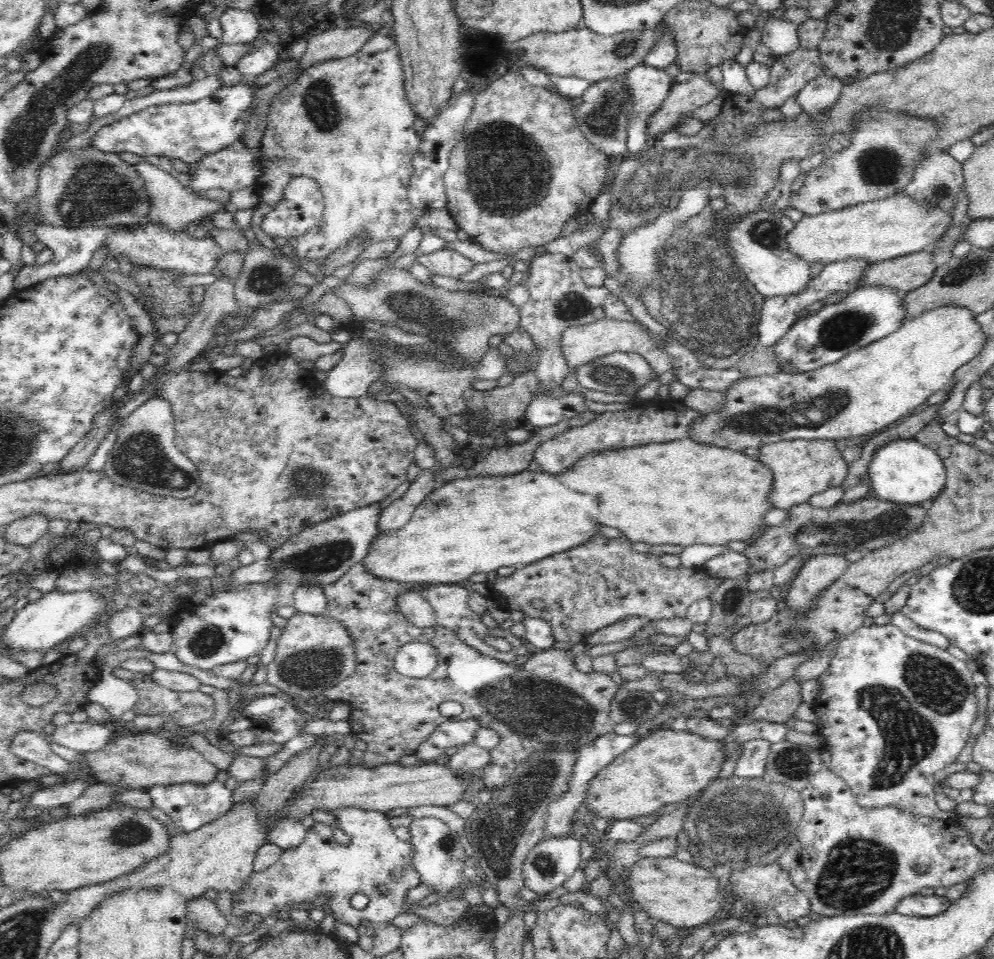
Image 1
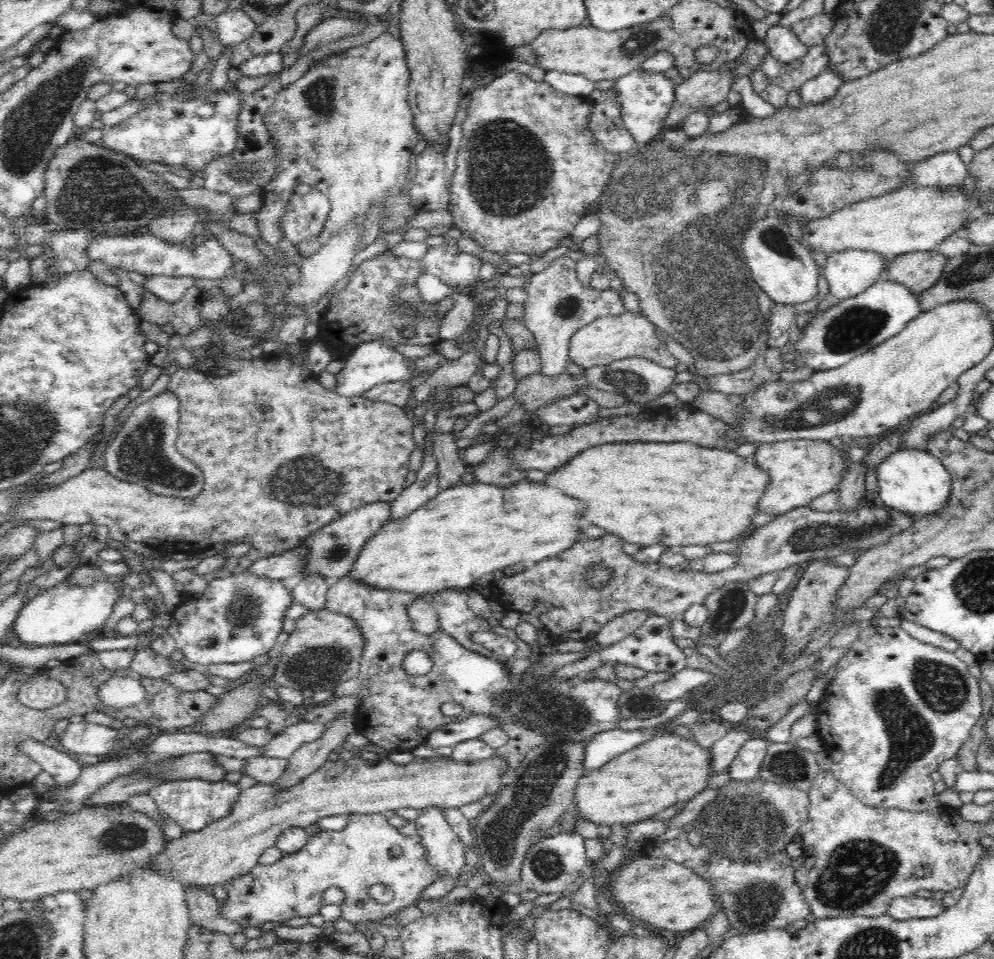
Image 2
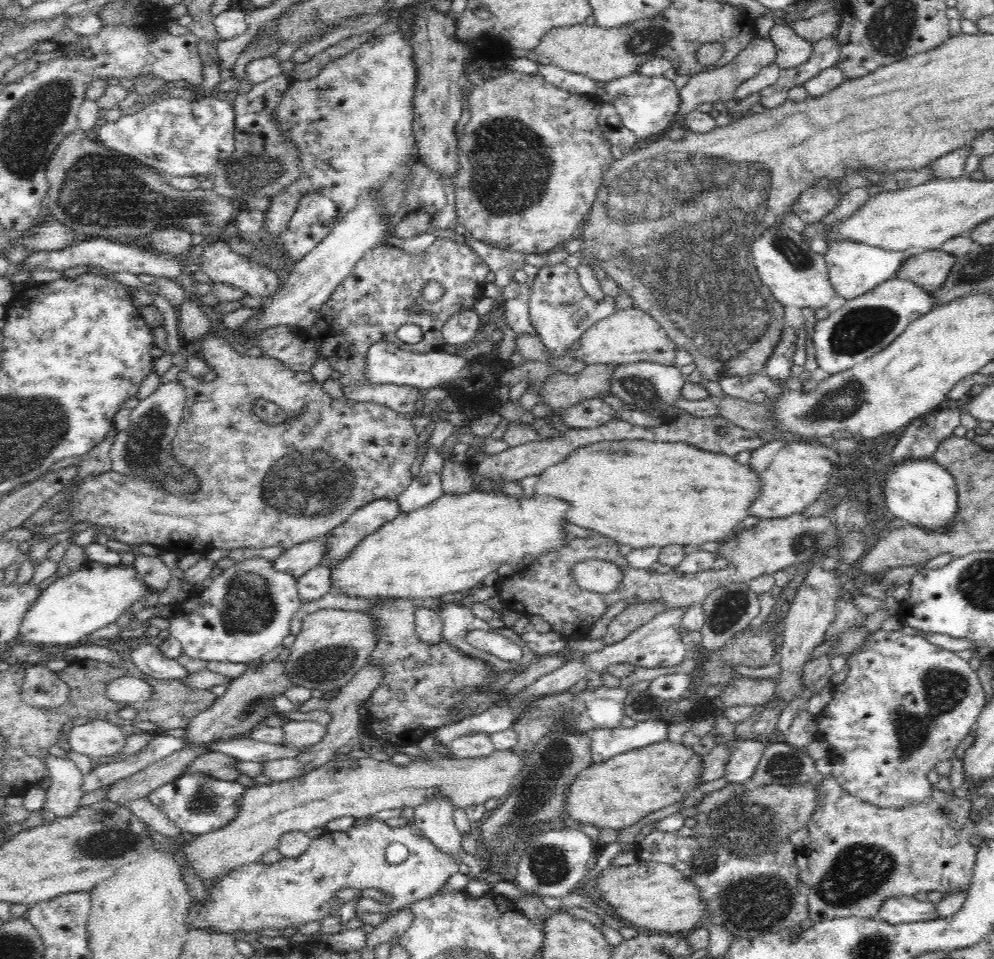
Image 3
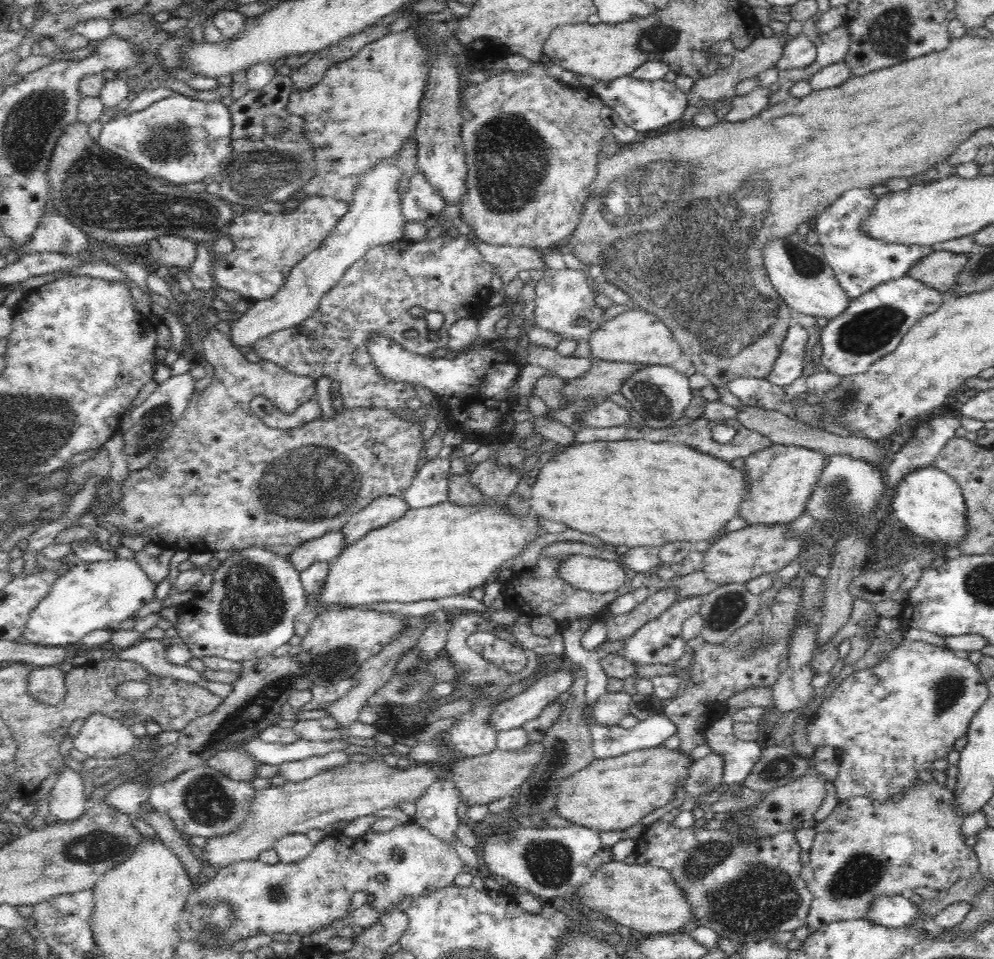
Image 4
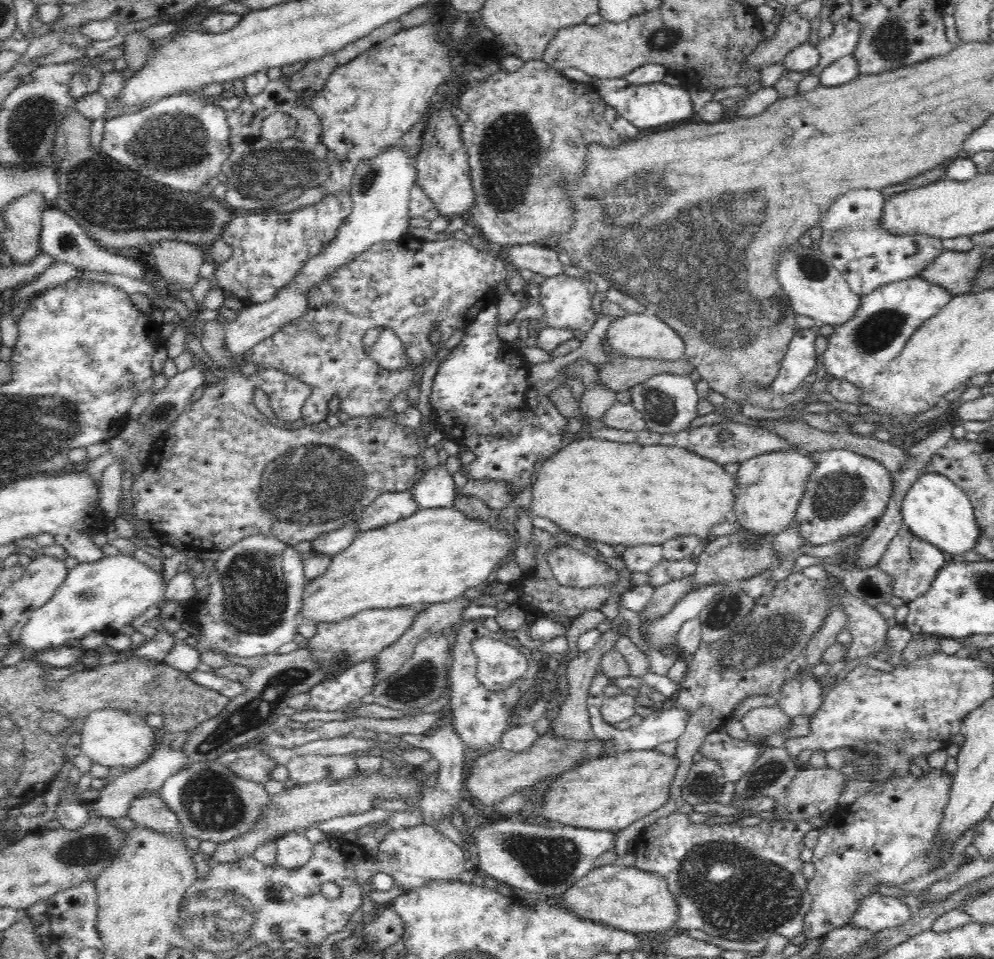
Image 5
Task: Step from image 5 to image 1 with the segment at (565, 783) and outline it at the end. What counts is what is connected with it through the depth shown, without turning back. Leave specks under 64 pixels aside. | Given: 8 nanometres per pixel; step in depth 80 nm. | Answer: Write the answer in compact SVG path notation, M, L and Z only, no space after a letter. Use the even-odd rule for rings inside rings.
M658 730L634 744L628 752L604 766L590 780L585 802L595 818L609 822L631 820L654 814L660 808L686 801L700 794L714 780L726 761L723 741L706 740L690 730Z

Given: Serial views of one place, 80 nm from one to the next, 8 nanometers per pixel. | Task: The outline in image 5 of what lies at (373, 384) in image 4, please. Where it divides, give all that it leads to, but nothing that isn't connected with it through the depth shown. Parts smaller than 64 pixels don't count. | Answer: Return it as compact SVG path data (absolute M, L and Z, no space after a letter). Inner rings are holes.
M406 234L398 239L373 245L350 263L332 272L324 282L320 282L320 286L310 288L308 310L300 319L284 326L242 355L244 363L253 362L258 368L280 370L312 386L311 398L302 405L301 417L292 420L290 430L324 421L328 402L334 394L339 396L340 409L350 417L367 417L386 412L391 408L392 400L412 386L416 369L426 357L442 350L457 329L474 323L485 306L498 302L497 283L507 280L512 273L512 265L508 265L504 257L482 252L468 241L455 237L422 240ZM372 328L390 329L400 338L408 353L406 368L386 370L366 352L363 338ZM433 331L440 332L441 337L435 344L428 339Z

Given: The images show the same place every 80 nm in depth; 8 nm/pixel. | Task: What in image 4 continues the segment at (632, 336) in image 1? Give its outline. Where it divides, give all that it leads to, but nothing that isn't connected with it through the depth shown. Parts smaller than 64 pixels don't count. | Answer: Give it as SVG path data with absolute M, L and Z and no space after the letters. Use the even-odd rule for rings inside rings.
M629 308L623 314L602 322L588 337L591 358L612 362L638 362L644 365L672 366L680 354L681 346L672 332L654 314L638 308Z

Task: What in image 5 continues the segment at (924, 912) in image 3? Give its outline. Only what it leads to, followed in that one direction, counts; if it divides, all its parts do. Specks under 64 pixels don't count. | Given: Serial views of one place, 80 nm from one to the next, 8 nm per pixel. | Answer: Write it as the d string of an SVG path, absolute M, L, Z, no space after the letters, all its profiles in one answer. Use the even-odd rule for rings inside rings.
M876 892L864 897L850 923L877 933L908 922L912 915L913 909L902 899Z

